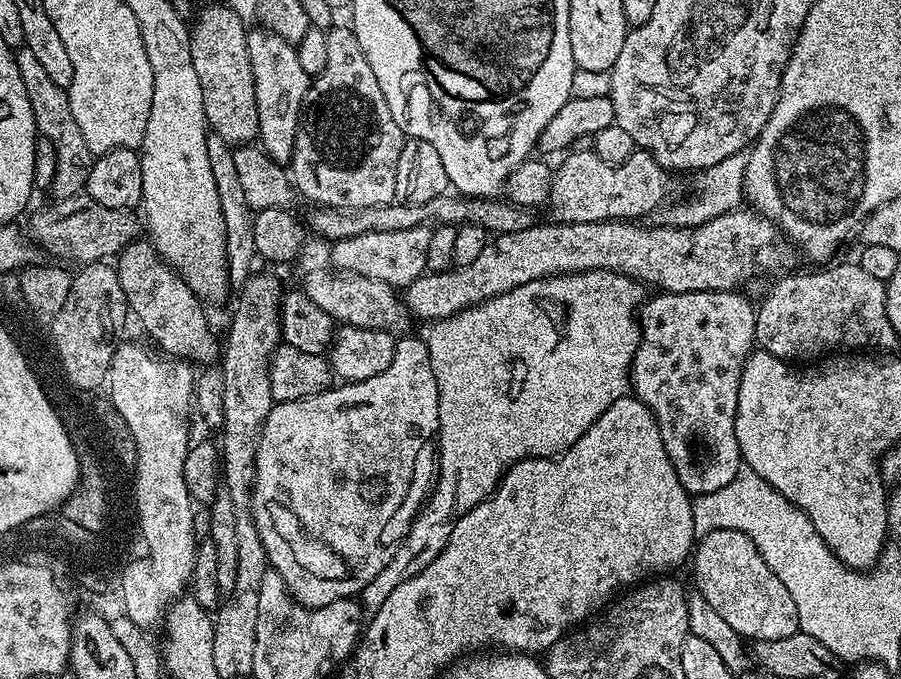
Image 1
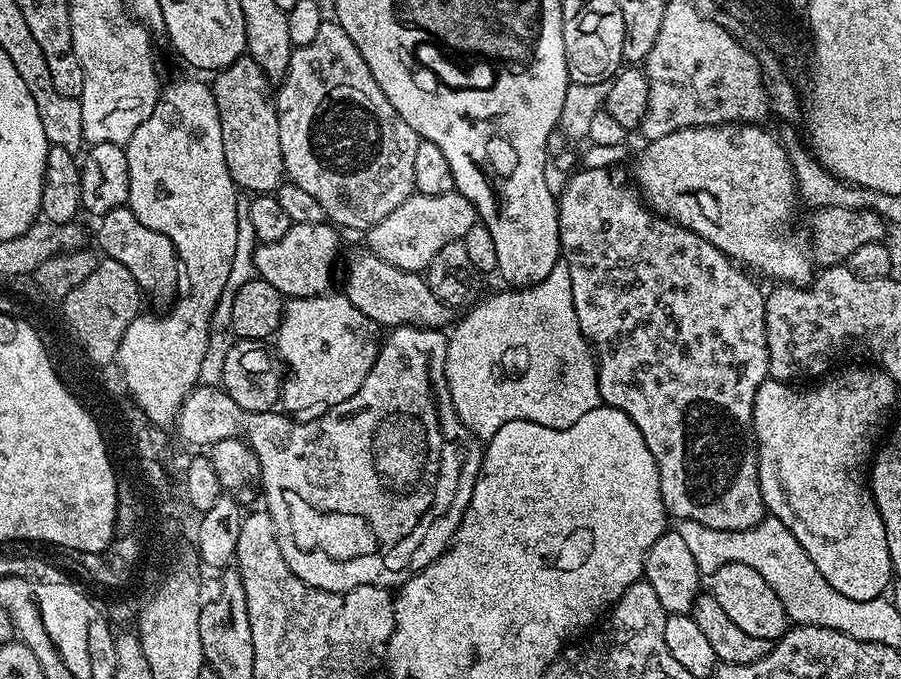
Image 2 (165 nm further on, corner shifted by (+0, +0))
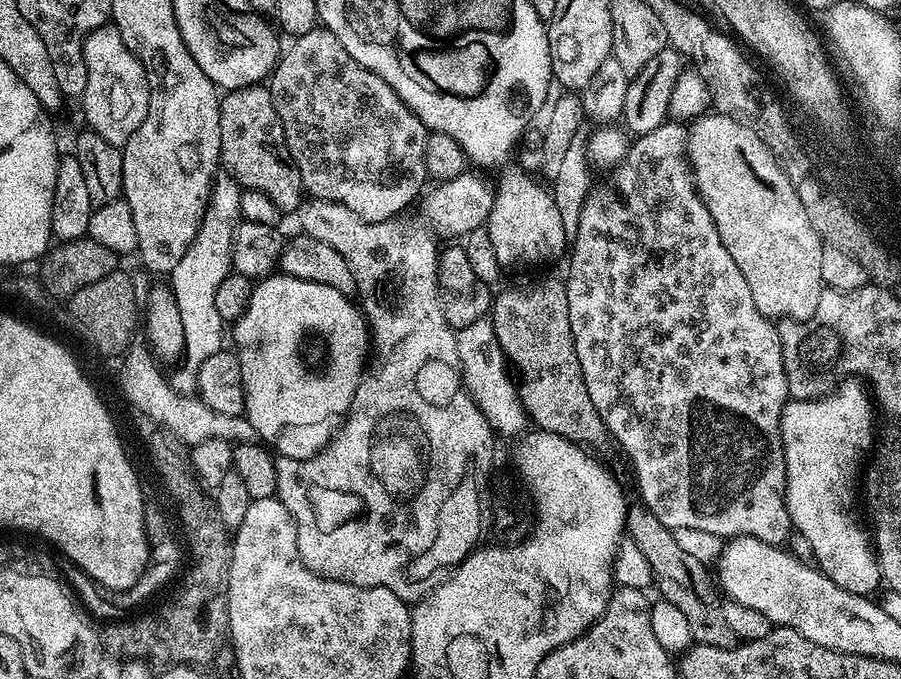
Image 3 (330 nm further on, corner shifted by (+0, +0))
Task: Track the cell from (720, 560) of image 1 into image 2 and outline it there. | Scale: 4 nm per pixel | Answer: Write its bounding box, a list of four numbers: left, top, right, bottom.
[710,562,790,642]

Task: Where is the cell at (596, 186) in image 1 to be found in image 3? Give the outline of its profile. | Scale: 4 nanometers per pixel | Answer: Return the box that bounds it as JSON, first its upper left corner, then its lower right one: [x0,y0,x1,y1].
[690,114,826,322]

